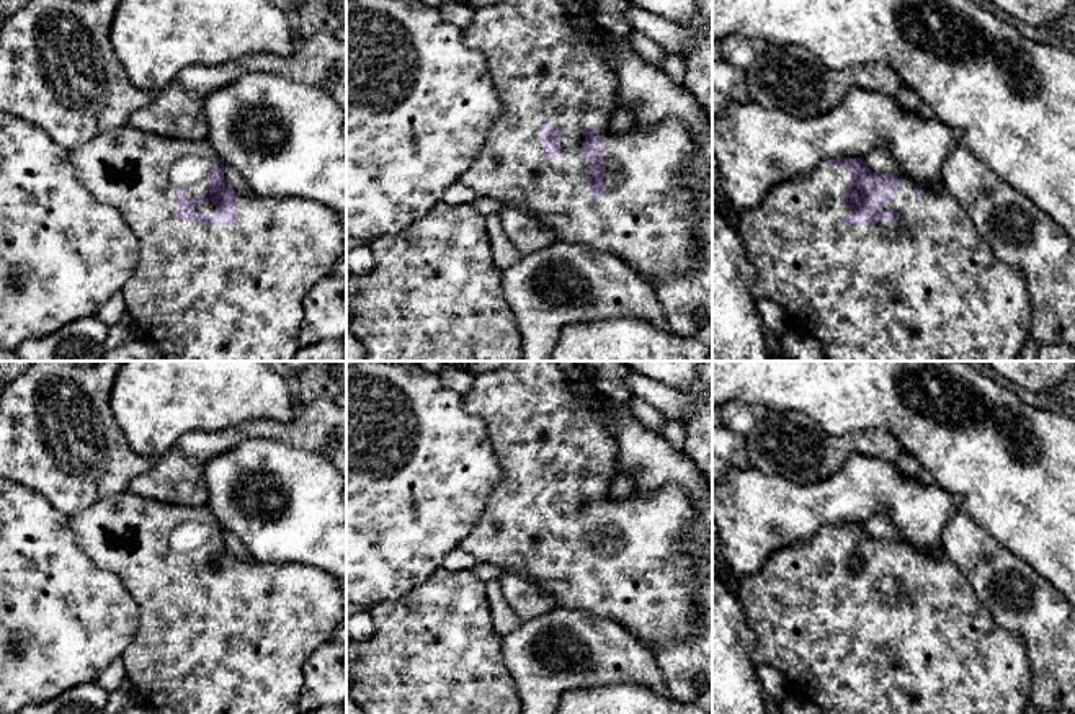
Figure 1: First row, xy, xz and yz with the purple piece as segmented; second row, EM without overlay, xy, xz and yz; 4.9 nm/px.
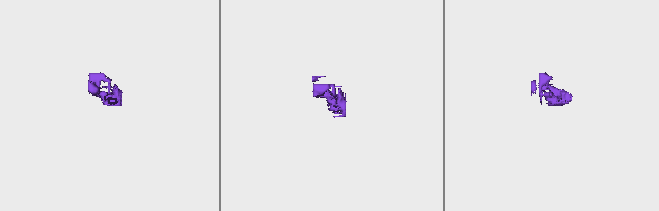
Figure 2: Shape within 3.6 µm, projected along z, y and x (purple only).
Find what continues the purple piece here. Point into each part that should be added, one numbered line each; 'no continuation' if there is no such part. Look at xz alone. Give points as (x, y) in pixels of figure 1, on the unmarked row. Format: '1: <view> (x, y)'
1: xz (647, 580)

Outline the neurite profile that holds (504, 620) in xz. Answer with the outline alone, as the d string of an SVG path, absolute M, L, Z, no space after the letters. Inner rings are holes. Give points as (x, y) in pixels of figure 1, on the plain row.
M490 578L485 582L485 595L490 605L492 624L500 637L508 636L523 621L513 613L505 601L500 578Z

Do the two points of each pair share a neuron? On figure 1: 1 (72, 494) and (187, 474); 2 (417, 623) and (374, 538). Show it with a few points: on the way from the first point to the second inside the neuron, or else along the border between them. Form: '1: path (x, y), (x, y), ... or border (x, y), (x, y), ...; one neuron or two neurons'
1: border (156, 461), (126, 490); two neurons
2: border (433, 572), (405, 593), (370, 608); two neurons

